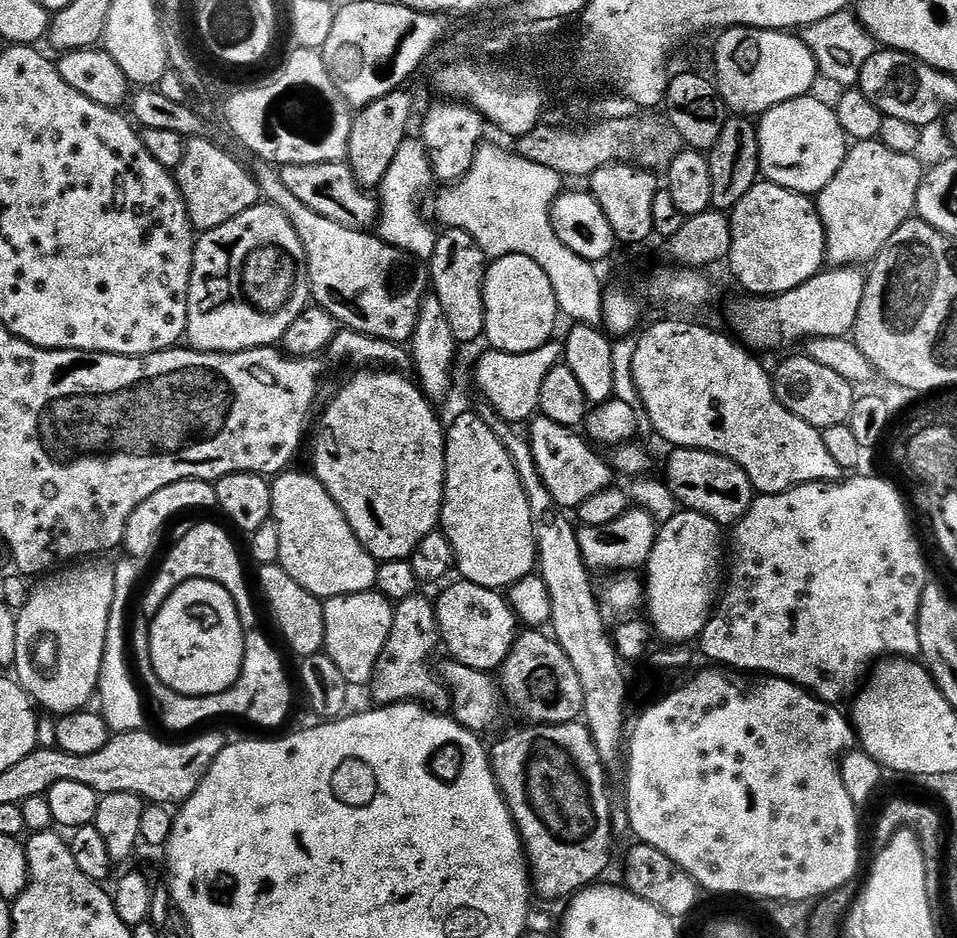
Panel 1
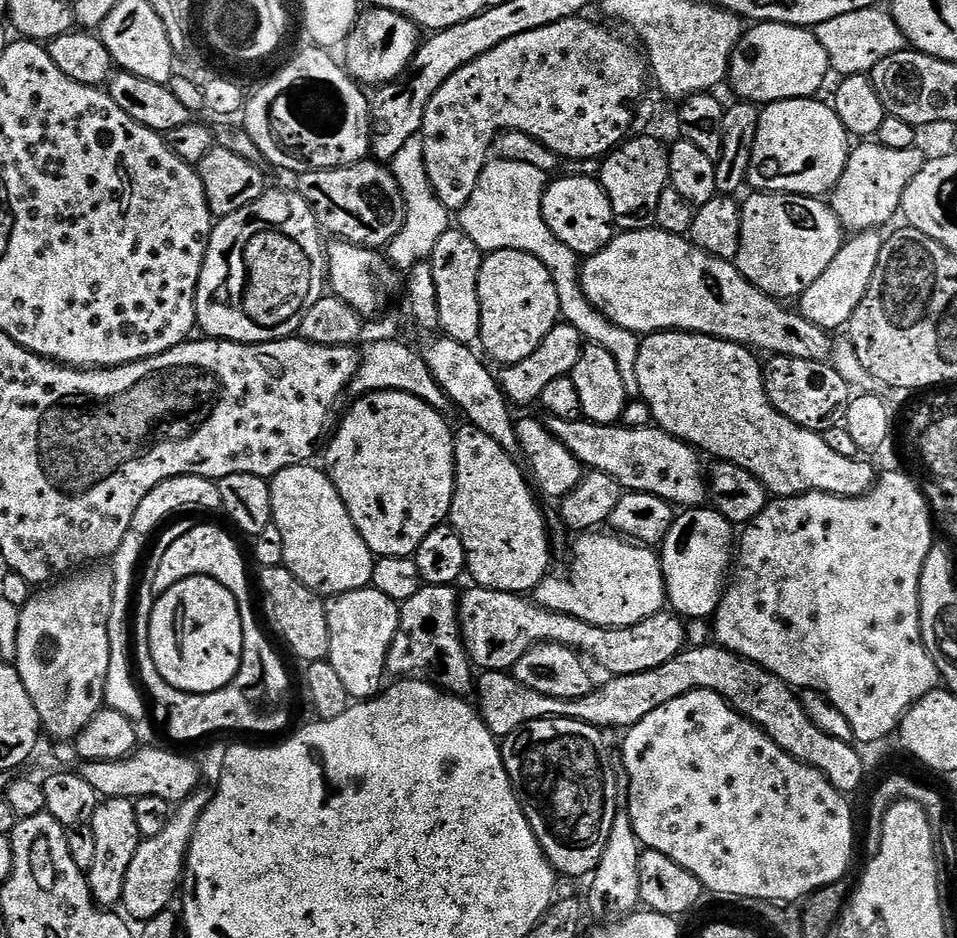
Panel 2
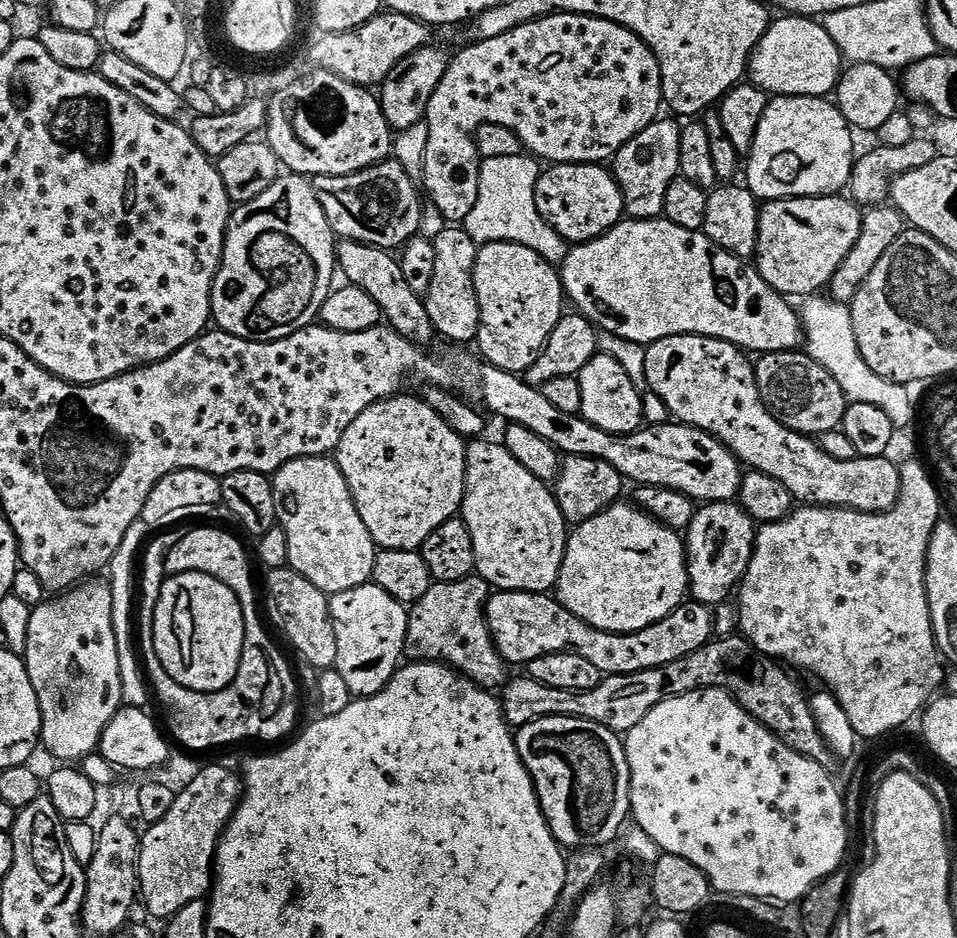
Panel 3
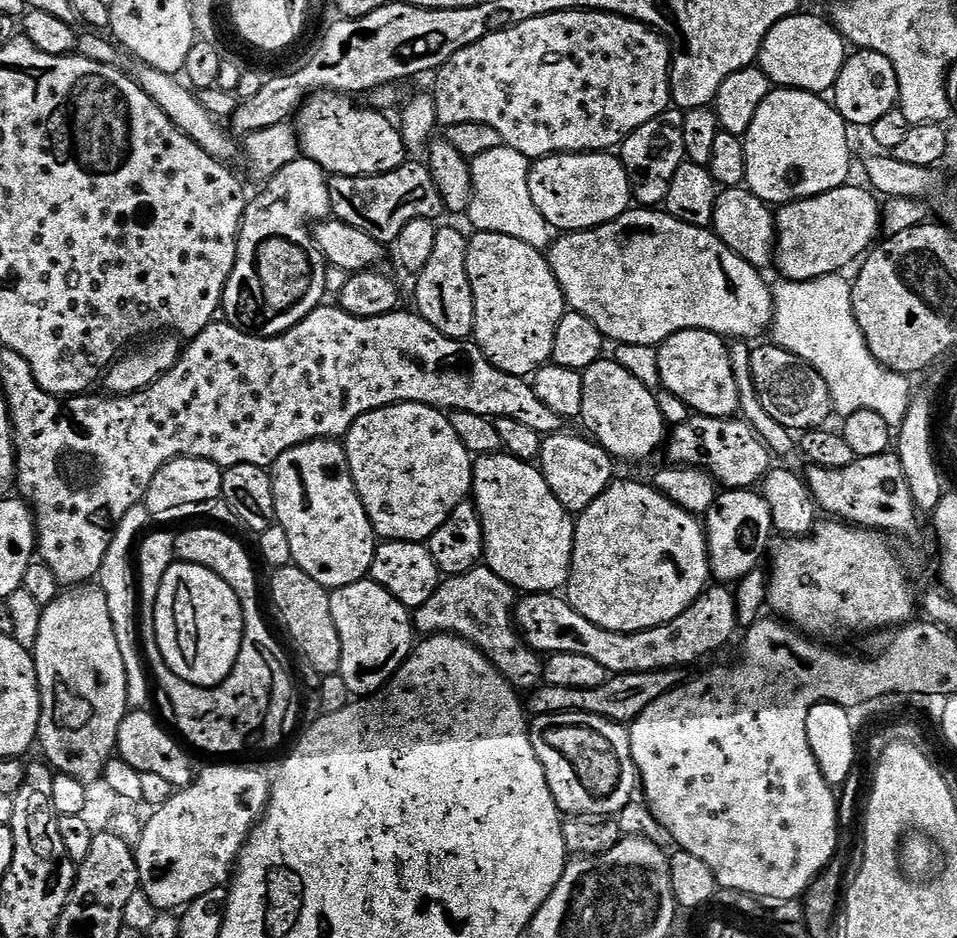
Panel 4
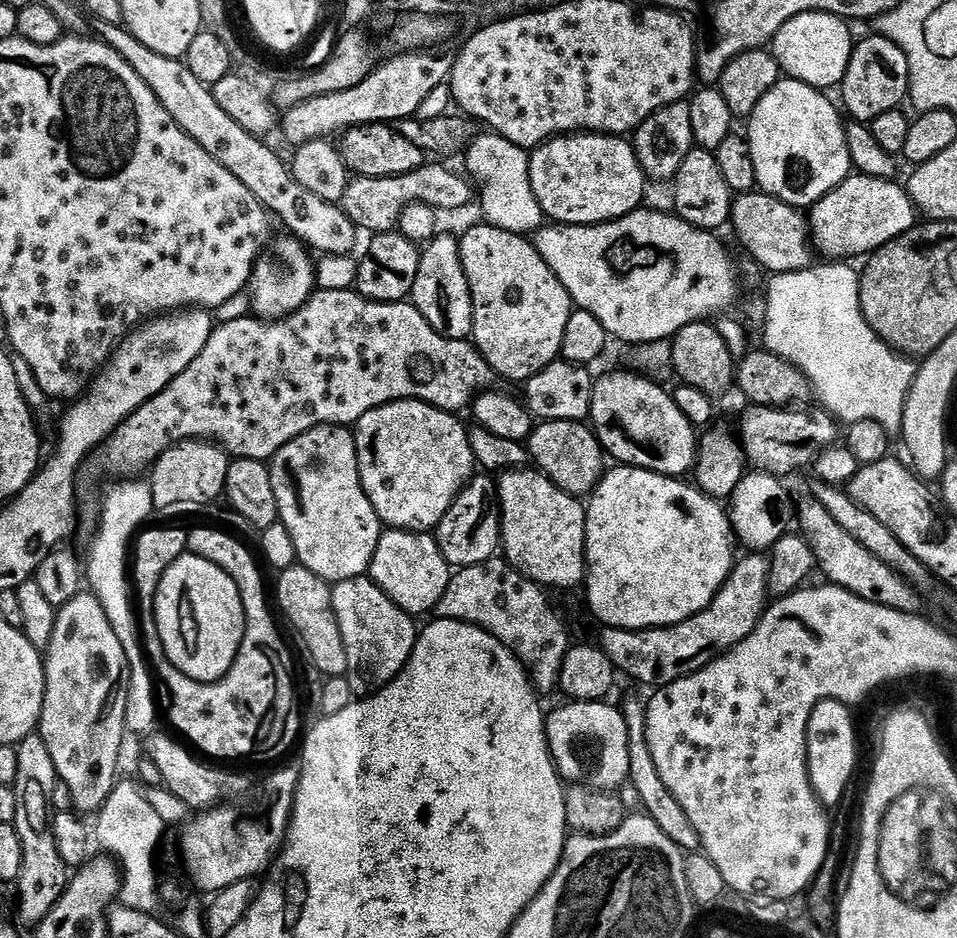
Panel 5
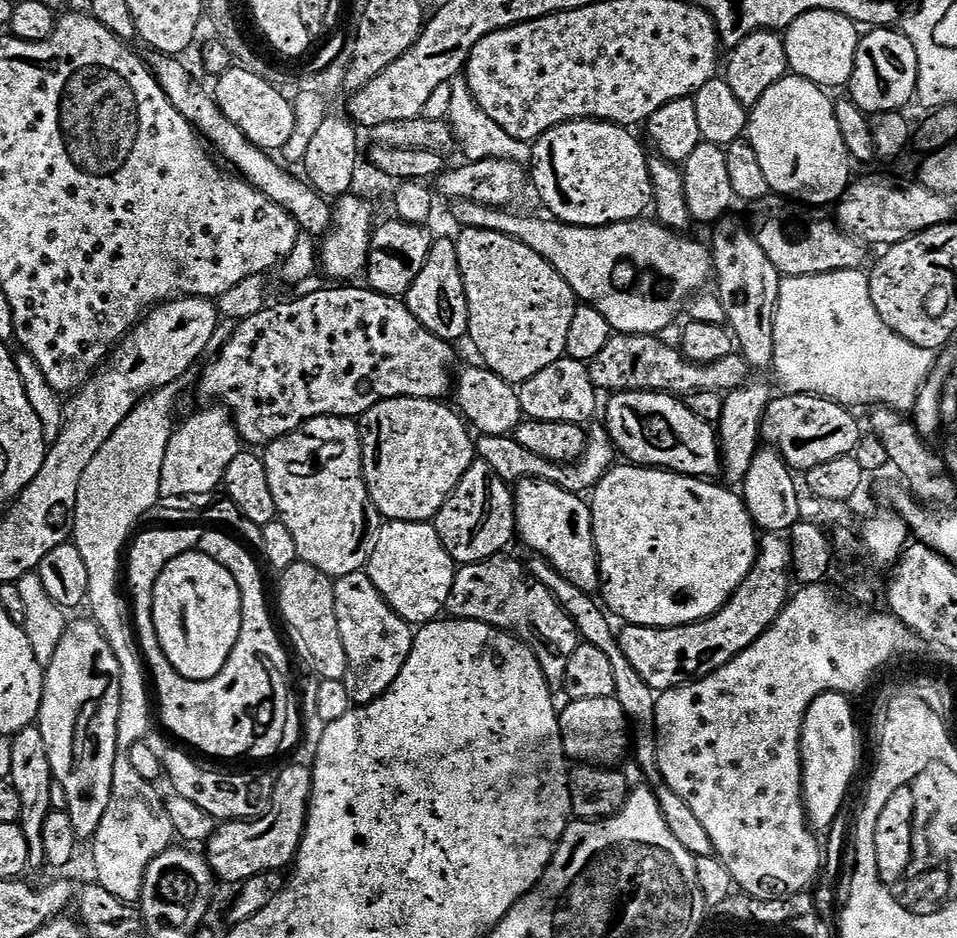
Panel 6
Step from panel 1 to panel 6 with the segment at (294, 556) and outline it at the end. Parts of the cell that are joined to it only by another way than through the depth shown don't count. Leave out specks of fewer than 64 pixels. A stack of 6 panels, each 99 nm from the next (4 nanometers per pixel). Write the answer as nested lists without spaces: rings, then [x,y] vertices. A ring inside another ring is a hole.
[[[319,416],[313,420],[308,420],[290,433],[288,436],[278,438],[273,444],[267,445],[262,452],[264,465],[266,466],[266,478],[270,478],[270,490],[274,493],[276,503],[276,514],[278,519],[290,530],[294,538],[294,546],[298,546],[298,557],[305,560],[310,566],[318,566],[318,570],[325,572],[327,576],[339,578],[346,574],[354,574],[361,571],[367,565],[368,556],[372,552],[372,547],[376,541],[376,535],[380,533],[382,517],[380,511],[374,506],[374,502],[368,493],[368,487],[364,481],[364,467],[362,466],[362,446],[360,445],[360,429],[357,421],[352,418],[342,416]]]

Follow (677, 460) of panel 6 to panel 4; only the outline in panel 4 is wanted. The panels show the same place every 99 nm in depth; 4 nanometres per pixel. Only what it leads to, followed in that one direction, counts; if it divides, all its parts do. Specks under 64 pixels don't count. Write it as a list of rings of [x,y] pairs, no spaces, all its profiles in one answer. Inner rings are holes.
[[[612,358],[595,360],[584,369],[582,410],[579,419],[588,427],[587,435],[617,461],[648,460],[666,444],[666,423],[656,401],[657,393],[642,386],[630,370]]]

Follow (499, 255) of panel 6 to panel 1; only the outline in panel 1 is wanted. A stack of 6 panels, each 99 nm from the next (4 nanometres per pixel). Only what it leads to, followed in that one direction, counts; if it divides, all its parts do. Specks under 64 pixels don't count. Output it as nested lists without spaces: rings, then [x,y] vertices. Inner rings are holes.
[[[522,254],[495,257],[484,274],[484,335],[497,352],[522,354],[538,350],[553,339],[556,319],[562,313],[554,298],[554,286],[546,278],[546,270]]]

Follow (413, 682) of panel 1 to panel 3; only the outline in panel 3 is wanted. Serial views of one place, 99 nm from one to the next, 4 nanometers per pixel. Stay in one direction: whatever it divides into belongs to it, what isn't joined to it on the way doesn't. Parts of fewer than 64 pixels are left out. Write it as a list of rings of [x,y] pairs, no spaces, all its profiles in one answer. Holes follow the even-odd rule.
[[[478,574],[470,575],[458,582],[433,583],[432,588],[426,590],[426,594],[422,594],[422,598],[418,598],[418,602],[408,608],[408,625],[404,643],[405,657],[412,662],[446,664],[449,668],[455,668],[460,675],[475,682],[479,688],[503,689],[510,679],[510,673],[508,673],[510,665],[498,654],[496,644],[488,629],[484,607],[488,605],[489,595],[490,585]]]

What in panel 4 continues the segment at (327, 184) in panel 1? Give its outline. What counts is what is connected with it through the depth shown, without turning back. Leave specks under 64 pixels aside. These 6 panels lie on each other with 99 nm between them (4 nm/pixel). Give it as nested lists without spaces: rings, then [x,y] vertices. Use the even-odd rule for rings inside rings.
[[[412,162],[403,168],[395,168],[377,176],[332,176],[328,181],[331,215],[335,219],[370,234],[379,244],[391,246],[398,234],[415,220],[439,221],[445,215],[442,194],[431,176],[431,170],[420,162]]]

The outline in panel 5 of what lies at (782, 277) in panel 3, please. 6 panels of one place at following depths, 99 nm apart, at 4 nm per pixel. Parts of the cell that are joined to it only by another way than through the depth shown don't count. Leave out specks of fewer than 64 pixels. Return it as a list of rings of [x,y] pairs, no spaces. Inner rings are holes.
[[[863,174],[849,175],[830,194],[826,194],[812,205],[810,215],[807,217],[808,230],[810,233],[810,244],[813,249],[821,252],[823,259],[828,262],[844,262],[848,256],[867,257],[873,252],[877,252],[882,246],[886,246],[894,238],[909,232],[918,223],[918,213],[916,205],[908,197],[907,191],[903,187],[896,185],[895,179],[874,178]]]

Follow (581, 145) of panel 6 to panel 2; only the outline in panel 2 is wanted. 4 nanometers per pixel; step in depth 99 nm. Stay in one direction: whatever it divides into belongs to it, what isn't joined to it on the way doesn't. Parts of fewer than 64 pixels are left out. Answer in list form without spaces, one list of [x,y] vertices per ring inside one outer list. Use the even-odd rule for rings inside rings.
[[[564,176],[547,185],[542,198],[542,214],[546,226],[557,236],[577,257],[587,258],[598,250],[605,248],[614,235],[614,217],[610,198],[606,198],[606,190],[601,186],[599,179],[588,176]]]

